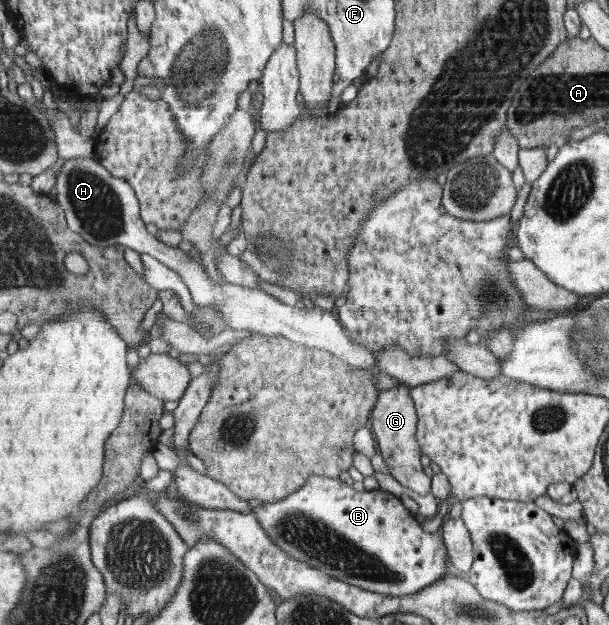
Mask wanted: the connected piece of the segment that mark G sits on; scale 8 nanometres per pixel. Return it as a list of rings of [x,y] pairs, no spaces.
[[[403,384],[381,392],[378,403],[371,413],[371,430],[377,453],[382,456],[390,471],[392,479],[398,480],[405,488],[419,495],[429,495],[432,491],[432,479],[424,473],[424,465],[420,463],[421,443],[417,439],[417,424],[419,417],[416,403],[410,395],[410,385]]]

